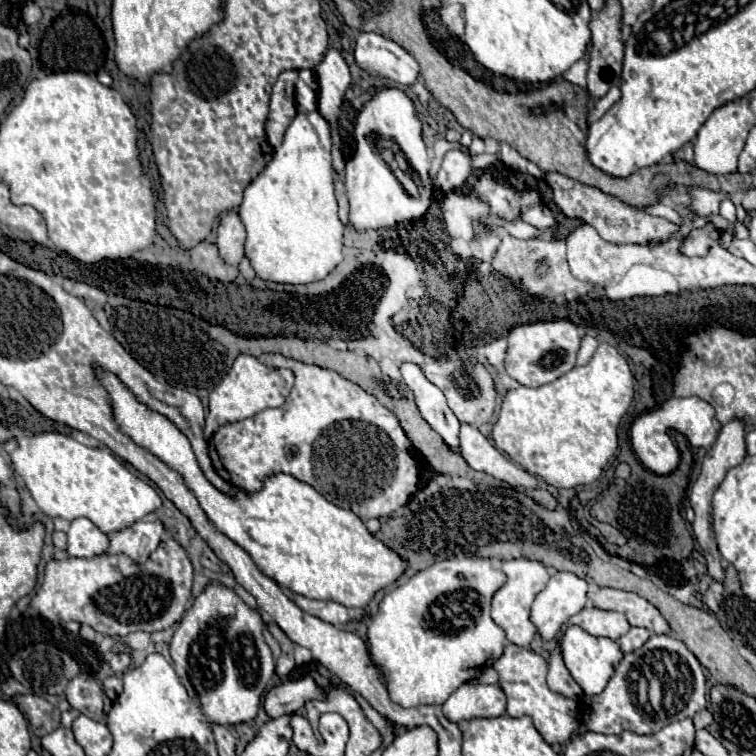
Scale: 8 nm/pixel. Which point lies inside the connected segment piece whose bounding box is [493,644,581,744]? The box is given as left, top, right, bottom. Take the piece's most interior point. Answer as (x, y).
(522, 673)

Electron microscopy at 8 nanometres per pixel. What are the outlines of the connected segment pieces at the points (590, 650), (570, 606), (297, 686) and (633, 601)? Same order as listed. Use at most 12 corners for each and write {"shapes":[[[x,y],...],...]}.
{"shapes":[[[569,626],[559,648],[587,696],[605,690],[623,658],[615,640]],[[553,572],[529,618],[543,642],[587,606],[587,582]],[[311,676],[271,688],[263,700],[269,718],[299,712],[325,690]],[[599,588],[589,600],[599,610],[625,614],[631,626],[665,634],[669,624],[633,592]]]}

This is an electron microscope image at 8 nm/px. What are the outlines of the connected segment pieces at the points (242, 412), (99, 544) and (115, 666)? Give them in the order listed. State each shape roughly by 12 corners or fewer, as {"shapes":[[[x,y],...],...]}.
{"shapes":[[[241,354],[209,394],[205,438],[281,406],[293,372]],[[77,518],[67,532],[67,554],[93,558],[109,538],[91,520]],[[127,652],[113,654],[109,666],[115,674],[123,674],[131,666]]]}

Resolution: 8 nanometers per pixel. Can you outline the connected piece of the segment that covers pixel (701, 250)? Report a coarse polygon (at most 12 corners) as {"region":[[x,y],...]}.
{"region":[[711,222],[693,228],[679,250],[687,256],[705,256],[721,232]]}

